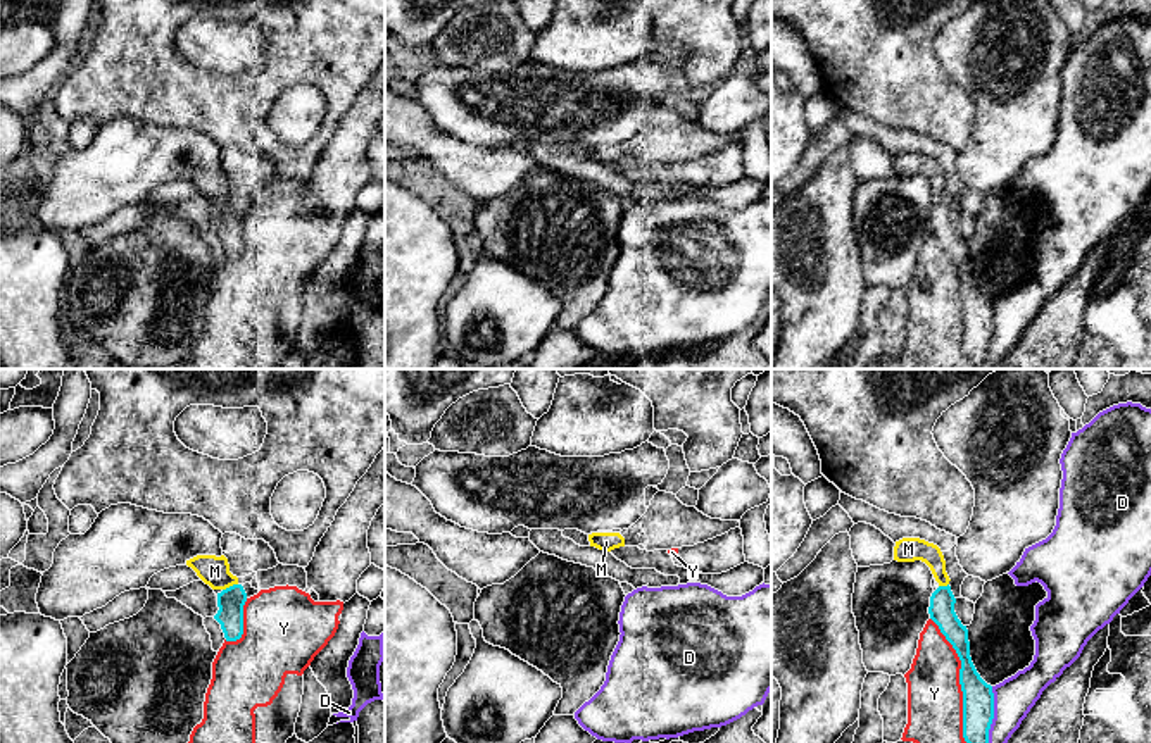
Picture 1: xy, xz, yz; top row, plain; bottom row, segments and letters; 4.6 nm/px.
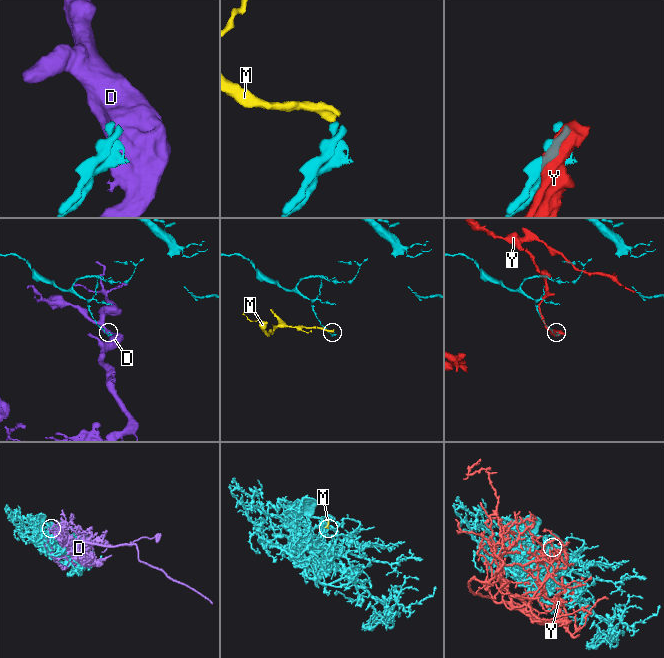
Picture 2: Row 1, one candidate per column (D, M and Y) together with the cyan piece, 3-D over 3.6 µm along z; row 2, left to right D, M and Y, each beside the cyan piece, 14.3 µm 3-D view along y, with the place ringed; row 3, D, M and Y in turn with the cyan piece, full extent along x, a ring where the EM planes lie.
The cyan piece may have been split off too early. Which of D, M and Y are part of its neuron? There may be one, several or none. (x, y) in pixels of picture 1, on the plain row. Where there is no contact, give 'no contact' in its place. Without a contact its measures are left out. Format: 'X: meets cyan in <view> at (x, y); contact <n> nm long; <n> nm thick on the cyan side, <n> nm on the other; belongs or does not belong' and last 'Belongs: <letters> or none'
D: meets cyan in yz at (993, 330); contact 280 nm long; 140 nm thick on the cyan side, 190 nm on the other; does not belong
M: meets cyan in xy at (230, 200); contact 80 nm long; 120 nm thick on the cyan side, 140 nm on the other; does not belong
Y: meets cyan in yz at (960, 297); contact 650 nm long; 140 nm thick on the cyan side, 260 nm on the other; does not belong
Belongs: none

